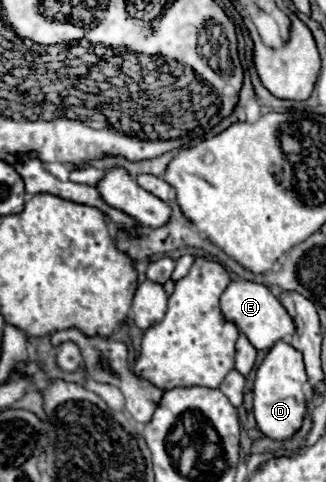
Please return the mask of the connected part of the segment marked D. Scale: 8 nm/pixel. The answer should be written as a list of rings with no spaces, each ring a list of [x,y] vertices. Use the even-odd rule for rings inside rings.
[[[278,341],[264,357],[262,365],[256,371],[256,381],[254,381],[254,417],[258,423],[258,429],[274,439],[274,441],[284,441],[290,439],[300,427],[306,417],[306,385],[308,377],[304,371],[304,361],[300,351],[296,351],[292,345],[286,341]]]

